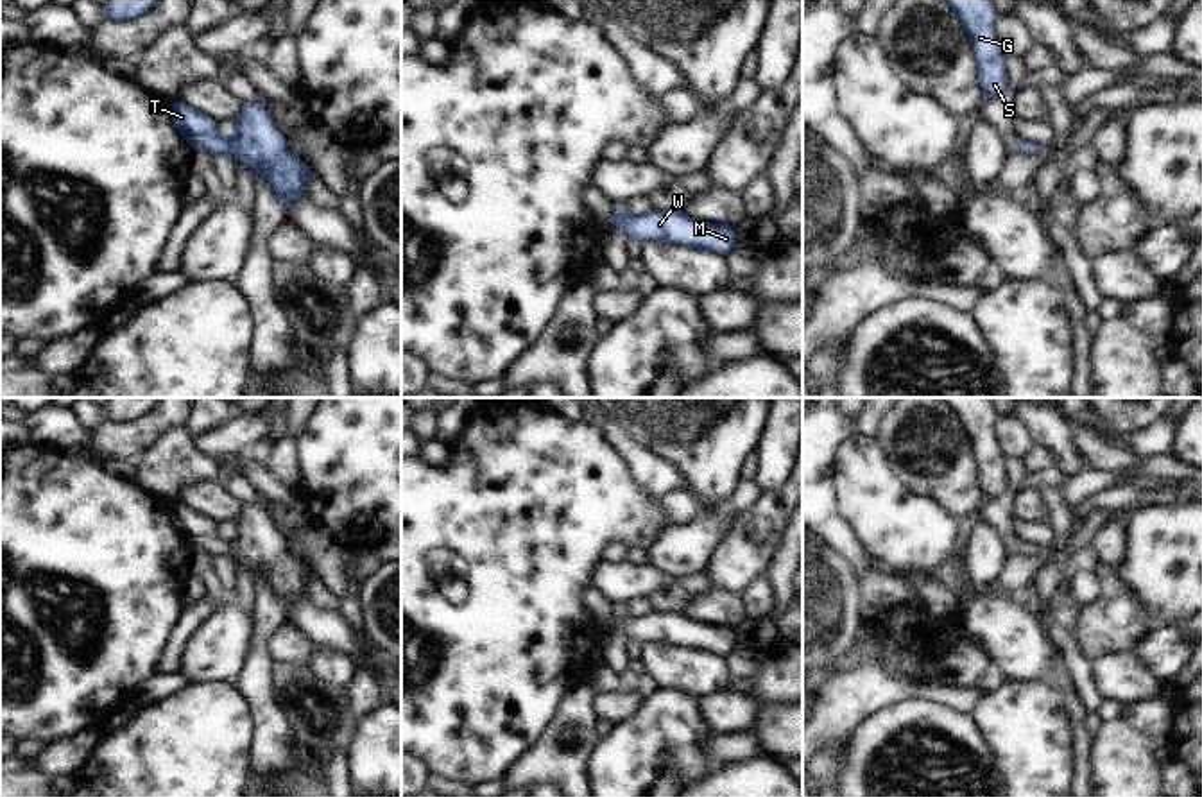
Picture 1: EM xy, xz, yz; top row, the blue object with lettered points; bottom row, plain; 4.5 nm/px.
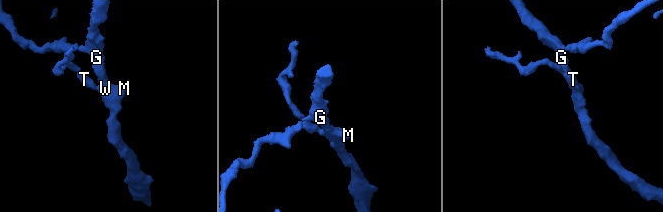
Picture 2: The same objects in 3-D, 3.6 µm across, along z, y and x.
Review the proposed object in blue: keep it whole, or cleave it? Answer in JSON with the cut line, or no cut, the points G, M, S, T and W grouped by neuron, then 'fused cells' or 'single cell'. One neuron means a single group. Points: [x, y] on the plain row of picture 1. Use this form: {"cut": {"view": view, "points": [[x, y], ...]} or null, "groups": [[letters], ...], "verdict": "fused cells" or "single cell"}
{"cut": null, "groups": [["G", "M", "S", "T", "W"]], "verdict": "single cell"}

